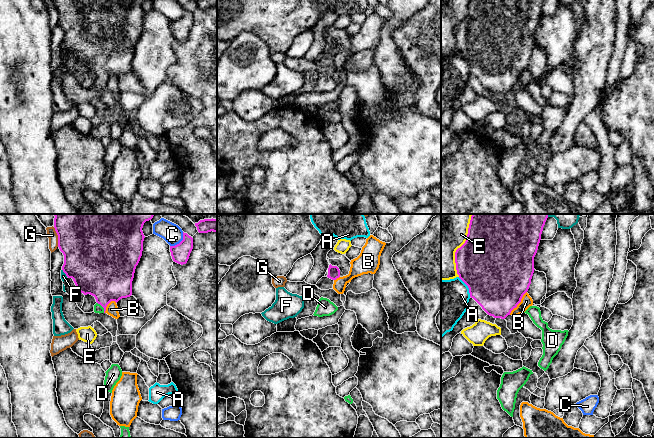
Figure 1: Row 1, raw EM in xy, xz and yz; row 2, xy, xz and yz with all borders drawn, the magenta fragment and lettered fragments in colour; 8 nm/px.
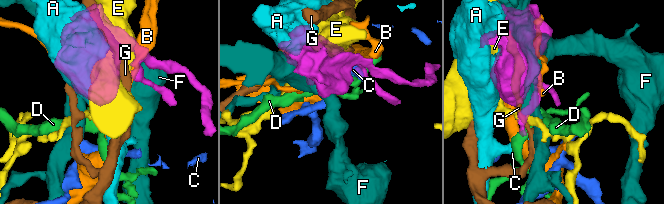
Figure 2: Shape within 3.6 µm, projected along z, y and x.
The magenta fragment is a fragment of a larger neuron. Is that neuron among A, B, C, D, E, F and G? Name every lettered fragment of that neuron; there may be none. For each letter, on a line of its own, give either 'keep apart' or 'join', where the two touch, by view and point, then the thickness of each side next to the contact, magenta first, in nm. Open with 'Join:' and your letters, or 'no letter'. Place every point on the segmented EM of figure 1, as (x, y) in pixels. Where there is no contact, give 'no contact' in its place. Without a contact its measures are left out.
Join: D
A: keep apart | yz (468, 287) | 500/380 nm
B: keep apart | yz (519, 302) | 480/90 nm
C: keep apart | xy (180, 242) | 150/160 nm
D: join | xy (102, 306) | 400/70 nm
E: keep apart | yz (462, 245) | 500/440 nm
F: keep apart | xy (64, 272) | 460/50 nm
G: keep apart | xy (58, 237) | 500/80 nm

